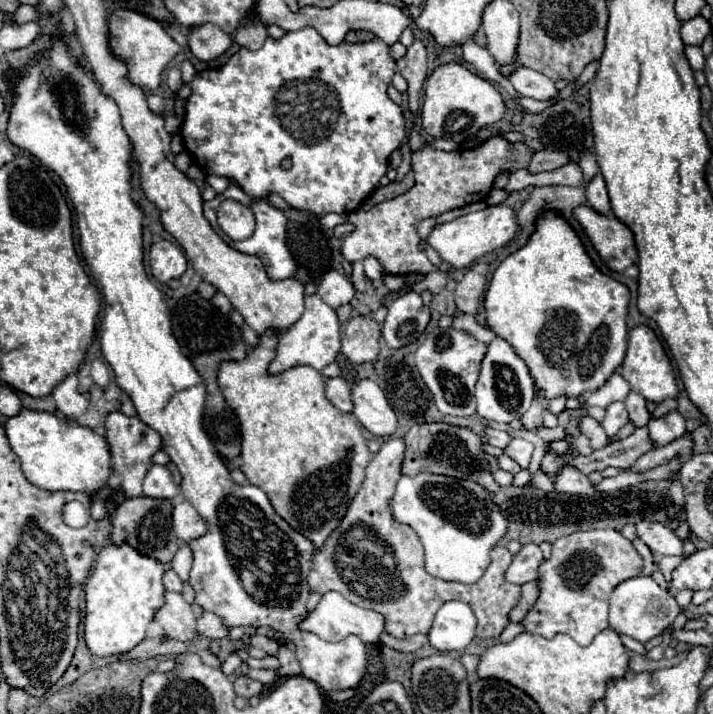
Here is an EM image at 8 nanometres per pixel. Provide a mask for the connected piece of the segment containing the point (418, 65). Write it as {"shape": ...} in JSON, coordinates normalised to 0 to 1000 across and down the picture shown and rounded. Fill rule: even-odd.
{"shape":[[[588,55],[581,56],[578,64],[572,64],[569,78],[564,78],[561,84],[555,84],[558,90],[558,101],[569,109],[572,115],[572,146],[575,146],[575,157],[583,160],[586,157],[586,137],[592,126],[595,112],[597,112],[597,67]]]}

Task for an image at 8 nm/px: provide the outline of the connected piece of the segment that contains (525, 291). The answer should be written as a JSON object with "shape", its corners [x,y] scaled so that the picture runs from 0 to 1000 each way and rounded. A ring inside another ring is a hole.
{"shape":[[[766,294],[755,311],[752,325],[735,347],[715,356],[696,375],[682,417],[682,457],[704,476],[710,476],[721,493],[738,507],[749,532],[749,560],[743,574],[729,585],[735,602],[752,602],[760,597],[760,580],[769,574],[771,560],[783,555],[811,557],[819,549],[839,546],[872,510],[881,479],[878,440],[884,409],[875,398],[839,381],[822,356],[813,333],[797,311],[777,294]]]}

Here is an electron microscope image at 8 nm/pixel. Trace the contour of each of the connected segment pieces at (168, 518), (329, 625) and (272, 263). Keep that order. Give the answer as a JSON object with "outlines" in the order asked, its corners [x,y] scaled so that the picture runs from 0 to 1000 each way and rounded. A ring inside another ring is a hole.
{"outlines":[[[[205,695],[177,697],[157,723],[154,759],[163,765],[182,762],[191,773],[199,773],[202,779],[210,779],[210,782],[227,787],[230,793],[236,793],[250,768],[250,759],[241,759],[241,754],[238,754],[238,737],[241,737],[241,703],[216,700],[216,697],[205,697]]],[[[460,829],[452,835],[449,846],[435,857],[435,863],[421,874],[421,880],[440,885],[443,891],[449,891],[452,896],[460,896],[460,899],[474,899],[474,896],[482,896],[485,891],[496,888],[508,899],[522,902],[522,899],[530,899],[533,888],[539,885],[539,863],[533,863],[525,854],[513,854],[508,849],[488,843],[477,829]]],[[[323,258],[314,272],[306,272],[300,280],[286,283],[286,303],[289,303],[289,308],[297,314],[297,319],[300,319],[325,347],[331,347],[331,350],[337,350],[337,353],[348,353],[348,356],[362,359],[362,361],[367,364],[367,370],[370,370],[373,384],[379,387],[379,392],[387,395],[387,392],[401,392],[401,389],[410,389],[410,387],[412,387],[415,370],[412,370],[412,361],[404,345],[401,345],[401,303],[398,303],[390,291],[379,289],[376,282],[353,280],[353,277],[345,275],[345,270],[339,269],[332,259]],[[314,280],[330,280],[338,286],[345,286],[348,291],[353,291],[353,297],[365,297],[365,308],[362,308],[359,322],[356,322],[356,328],[353,328],[351,333],[345,333],[345,336],[339,336],[339,339],[328,339],[328,336],[323,336],[323,333],[311,325],[311,319],[309,319],[306,311],[303,311],[303,294],[306,294],[306,289],[309,289]]]]}

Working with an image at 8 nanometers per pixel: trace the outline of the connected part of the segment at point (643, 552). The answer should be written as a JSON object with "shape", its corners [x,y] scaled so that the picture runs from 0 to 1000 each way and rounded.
{"shape":[[[892,756],[889,765],[892,765],[892,770],[898,773],[898,779],[903,782],[903,804],[906,804],[906,807],[914,807],[914,804],[923,798],[923,787],[920,787],[917,776],[912,773],[912,768],[909,768],[900,756]]]}

